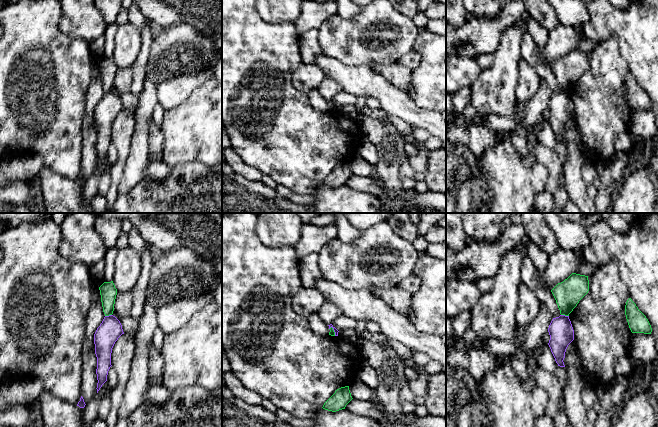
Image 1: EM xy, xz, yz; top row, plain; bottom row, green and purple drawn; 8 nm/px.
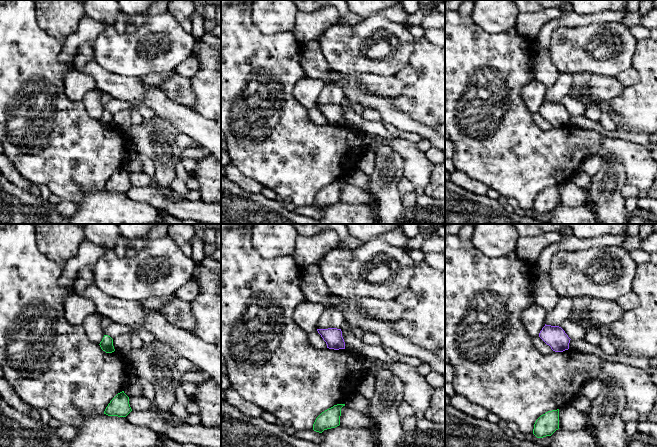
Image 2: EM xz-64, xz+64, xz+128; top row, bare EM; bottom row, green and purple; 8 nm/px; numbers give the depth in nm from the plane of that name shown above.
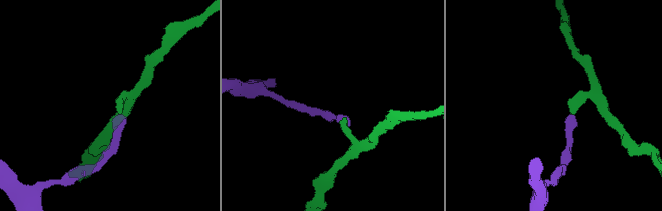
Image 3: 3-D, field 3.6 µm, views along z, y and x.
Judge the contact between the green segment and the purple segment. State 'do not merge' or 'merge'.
do not merge

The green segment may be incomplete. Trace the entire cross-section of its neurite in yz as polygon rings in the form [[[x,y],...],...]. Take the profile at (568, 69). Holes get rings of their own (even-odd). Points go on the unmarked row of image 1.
[[[572,49],[552,66],[561,91],[569,92],[589,67],[588,52]]]

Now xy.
[[[113,57],[104,58],[100,63],[101,78],[105,92],[113,90],[117,65]]]

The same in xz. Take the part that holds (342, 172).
[[[349,162],[341,163],[324,179],[323,185],[336,188],[345,185],[346,181],[352,176]]]

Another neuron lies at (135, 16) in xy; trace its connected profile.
[[[134,3],[130,6],[128,10],[128,21],[137,28],[141,35],[141,31],[147,19],[144,17],[144,15]]]

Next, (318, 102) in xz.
[[[313,88],[309,93],[308,97],[310,100],[311,106],[320,112],[327,112],[329,111],[329,102],[321,95],[318,91],[318,88]]]

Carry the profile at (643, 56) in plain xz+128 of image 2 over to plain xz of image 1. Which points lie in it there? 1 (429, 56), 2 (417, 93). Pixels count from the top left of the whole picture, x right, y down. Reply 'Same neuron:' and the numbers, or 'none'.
Same neuron: 1, 2

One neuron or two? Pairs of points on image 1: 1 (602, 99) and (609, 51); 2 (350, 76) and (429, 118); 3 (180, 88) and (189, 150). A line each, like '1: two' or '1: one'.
1: one
2: one
3: two

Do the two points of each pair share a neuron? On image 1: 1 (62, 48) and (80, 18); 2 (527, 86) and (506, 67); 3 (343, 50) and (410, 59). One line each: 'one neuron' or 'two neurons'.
1: two neurons
2: two neurons
3: two neurons

